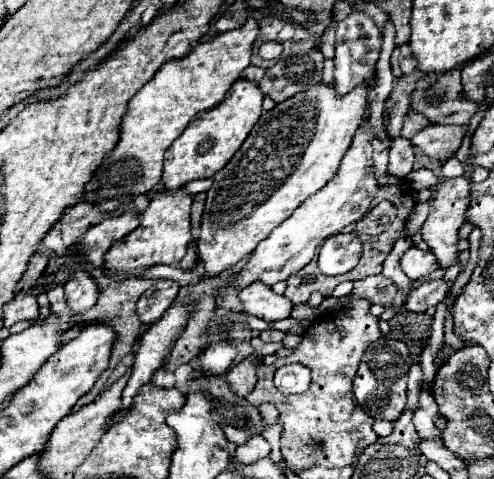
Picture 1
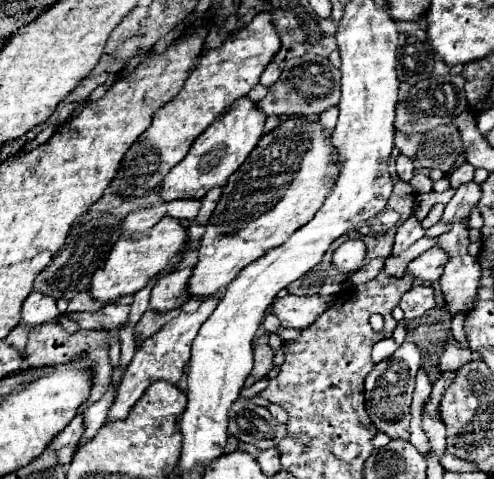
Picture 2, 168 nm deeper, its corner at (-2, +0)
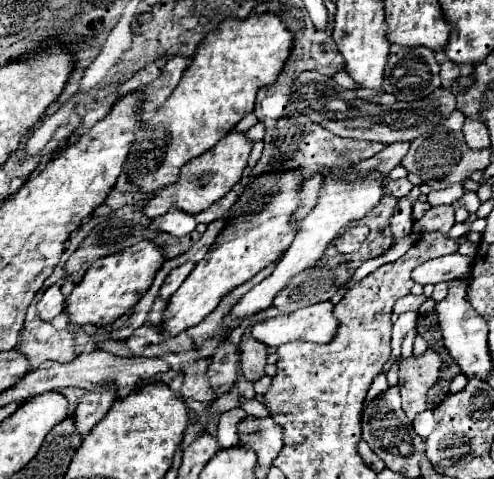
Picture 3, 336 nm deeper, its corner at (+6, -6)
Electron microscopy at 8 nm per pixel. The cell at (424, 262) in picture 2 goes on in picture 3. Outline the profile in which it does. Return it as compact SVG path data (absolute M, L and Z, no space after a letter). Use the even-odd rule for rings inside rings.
M456 252L416 266L412 270L412 278L418 284L438 284L438 282L452 282L452 278L462 278L470 270L472 270L472 258Z

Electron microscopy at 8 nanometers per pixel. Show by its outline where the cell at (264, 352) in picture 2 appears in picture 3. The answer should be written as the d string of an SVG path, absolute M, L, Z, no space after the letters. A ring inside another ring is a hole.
M248 336L240 342L240 358L242 358L242 372L250 382L256 382L264 376L268 346L258 342L256 338Z

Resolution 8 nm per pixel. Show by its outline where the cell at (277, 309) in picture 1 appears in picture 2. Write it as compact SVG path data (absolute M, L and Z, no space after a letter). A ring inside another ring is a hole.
M284 296L276 298L272 302L272 314L280 320L284 328L308 328L328 306L332 298L330 296Z

